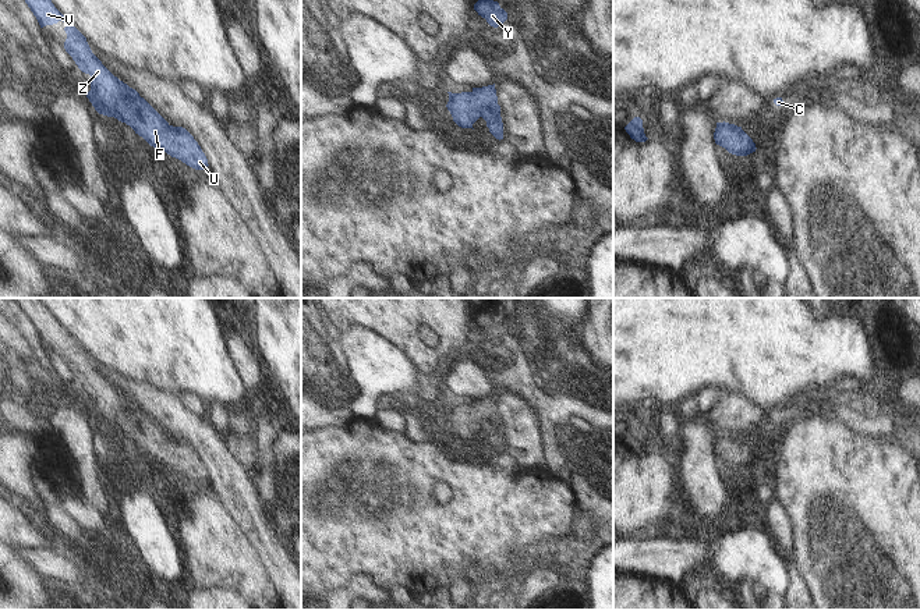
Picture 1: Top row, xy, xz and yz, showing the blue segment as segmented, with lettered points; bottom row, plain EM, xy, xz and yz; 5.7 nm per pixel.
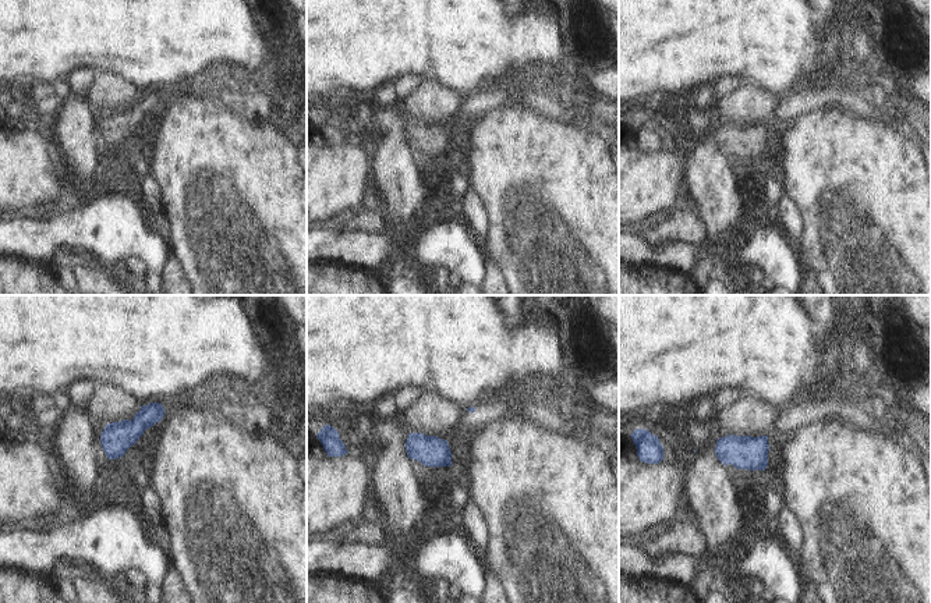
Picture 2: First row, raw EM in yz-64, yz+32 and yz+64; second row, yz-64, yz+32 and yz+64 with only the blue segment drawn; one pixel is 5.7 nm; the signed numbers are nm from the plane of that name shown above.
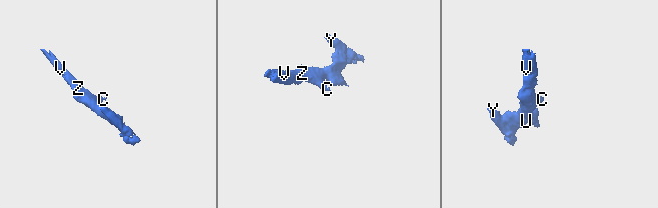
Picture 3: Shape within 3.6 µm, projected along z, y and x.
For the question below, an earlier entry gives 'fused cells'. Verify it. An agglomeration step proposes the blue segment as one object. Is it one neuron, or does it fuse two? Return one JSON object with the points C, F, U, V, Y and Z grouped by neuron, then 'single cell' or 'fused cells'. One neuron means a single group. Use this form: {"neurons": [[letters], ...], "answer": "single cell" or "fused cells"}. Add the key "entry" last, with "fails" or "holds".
{"neurons": [["C", "F", "U", "V", "Y", "Z"]], "answer": "single cell", "entry": "fails"}

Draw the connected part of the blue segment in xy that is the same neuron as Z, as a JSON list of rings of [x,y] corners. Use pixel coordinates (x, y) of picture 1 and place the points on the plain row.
[[[13,298],[25,312],[40,340],[63,333],[66,363],[78,380],[91,387],[86,409],[99,426],[130,437],[151,458],[160,461],[195,482],[208,480],[208,471],[194,448],[183,439],[170,437],[139,405],[114,389],[92,365],[86,350],[54,319],[38,299]]]

